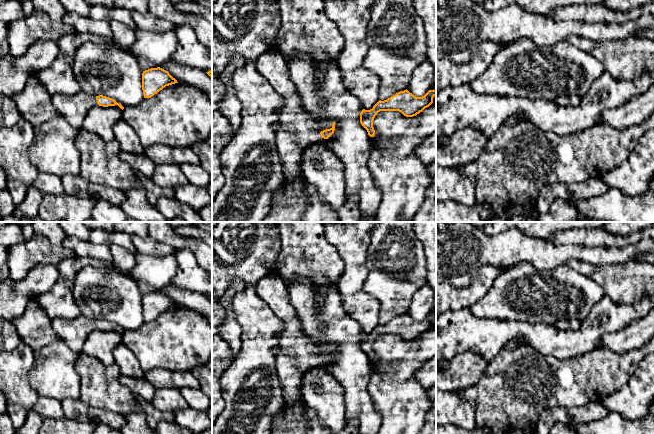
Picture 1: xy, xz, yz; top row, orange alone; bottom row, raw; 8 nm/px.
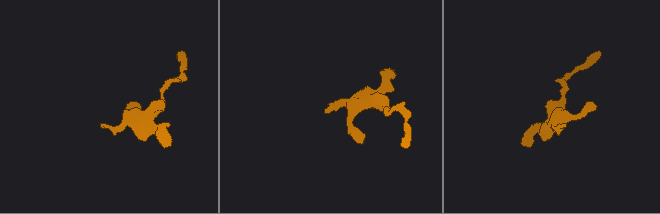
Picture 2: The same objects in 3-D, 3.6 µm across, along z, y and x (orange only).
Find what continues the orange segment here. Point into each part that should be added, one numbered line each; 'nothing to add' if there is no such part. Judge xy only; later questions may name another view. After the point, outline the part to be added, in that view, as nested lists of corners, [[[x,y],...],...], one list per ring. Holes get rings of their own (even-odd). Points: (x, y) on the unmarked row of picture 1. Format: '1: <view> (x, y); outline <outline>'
1: xy (73, 332); outline [[[80,315],[73,319],[56,318],[52,321],[52,327],[58,339],[73,351],[82,353],[84,342],[97,328],[97,322]]]

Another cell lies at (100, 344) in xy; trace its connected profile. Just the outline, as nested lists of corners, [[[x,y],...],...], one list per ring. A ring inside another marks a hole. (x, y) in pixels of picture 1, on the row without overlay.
[[[96,328],[86,338],[82,353],[96,358],[105,365],[115,363],[113,350],[122,344],[122,333],[118,330],[103,331]]]

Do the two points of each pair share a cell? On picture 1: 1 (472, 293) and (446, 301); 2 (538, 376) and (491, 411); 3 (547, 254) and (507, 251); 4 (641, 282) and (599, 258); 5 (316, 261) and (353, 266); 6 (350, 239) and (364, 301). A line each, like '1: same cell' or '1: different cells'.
1: same cell
2: same cell
3: same cell
4: different cells
5: different cells
6: same cell

